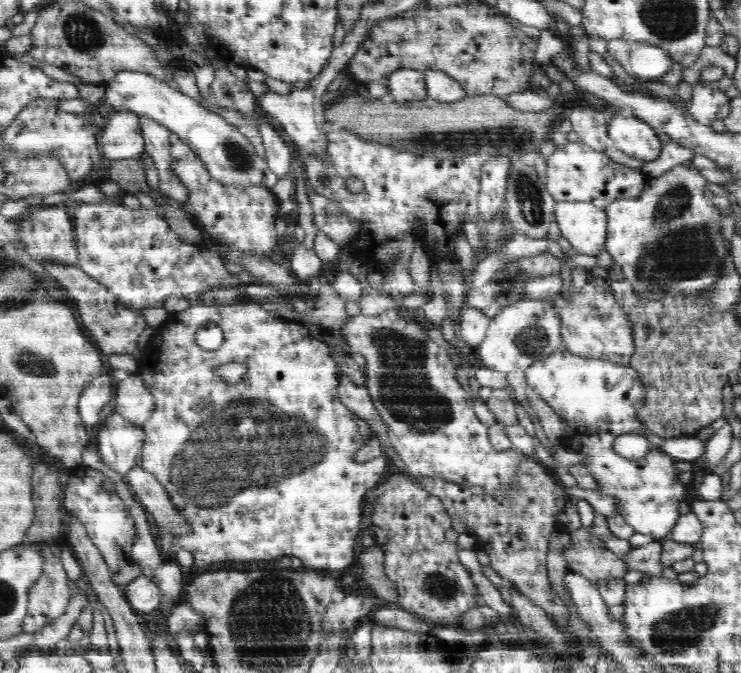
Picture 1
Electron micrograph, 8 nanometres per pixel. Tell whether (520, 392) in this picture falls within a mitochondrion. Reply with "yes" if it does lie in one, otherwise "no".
yes

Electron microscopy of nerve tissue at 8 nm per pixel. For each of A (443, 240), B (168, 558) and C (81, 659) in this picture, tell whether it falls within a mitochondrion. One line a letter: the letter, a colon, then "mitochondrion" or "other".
A: other
B: other
C: other

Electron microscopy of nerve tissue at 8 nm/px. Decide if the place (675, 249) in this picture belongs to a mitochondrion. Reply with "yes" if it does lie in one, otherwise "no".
yes

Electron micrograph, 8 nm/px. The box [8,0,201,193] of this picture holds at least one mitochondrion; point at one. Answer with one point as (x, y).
(82, 32)

